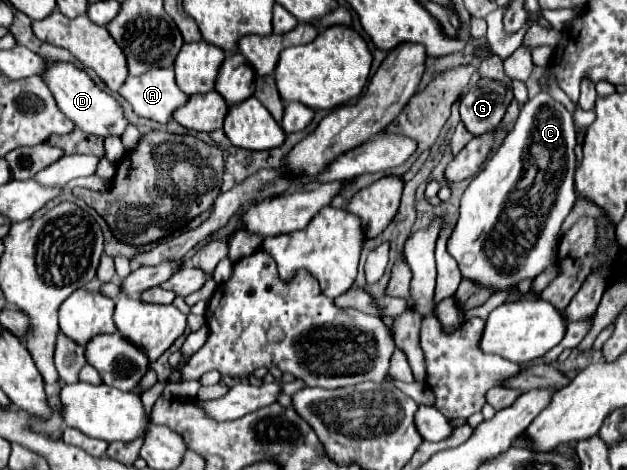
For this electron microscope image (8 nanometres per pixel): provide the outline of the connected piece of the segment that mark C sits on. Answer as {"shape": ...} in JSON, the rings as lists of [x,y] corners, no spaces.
{"shape":[[[537,94],[523,104],[515,126],[509,130],[503,144],[465,190],[457,226],[447,240],[447,252],[457,260],[465,280],[491,290],[491,294],[513,294],[523,280],[537,278],[555,262],[557,236],[563,220],[575,206],[575,146],[573,116],[563,104],[555,102],[549,94]]]}

